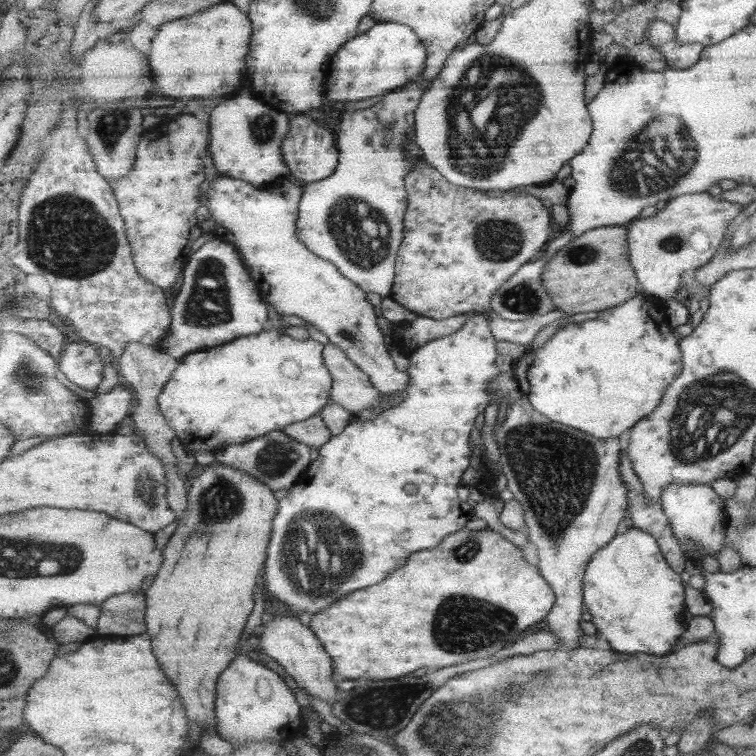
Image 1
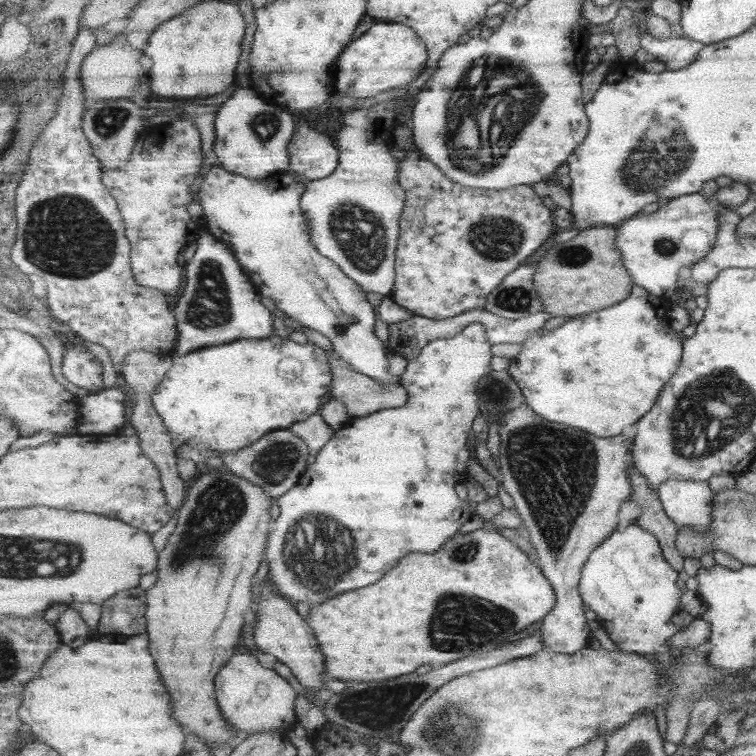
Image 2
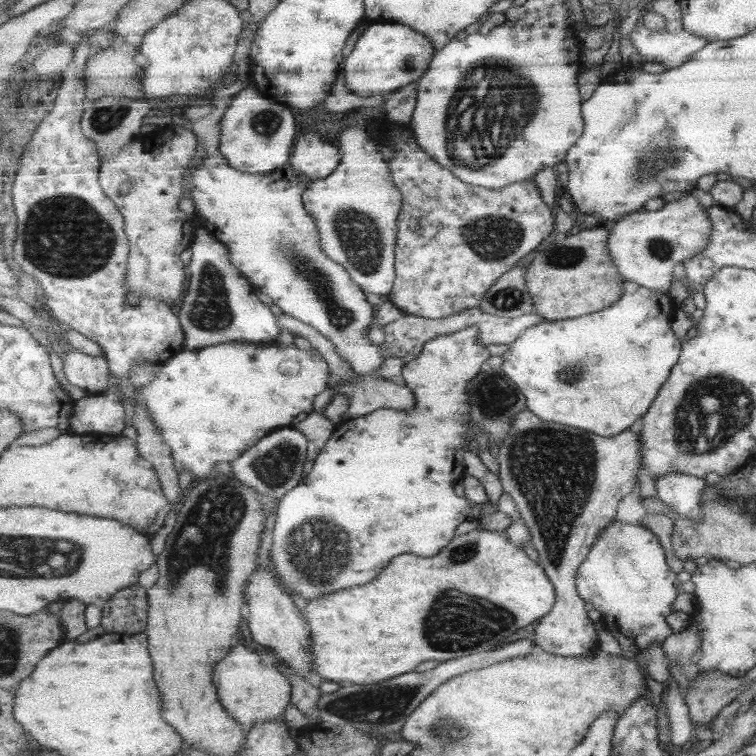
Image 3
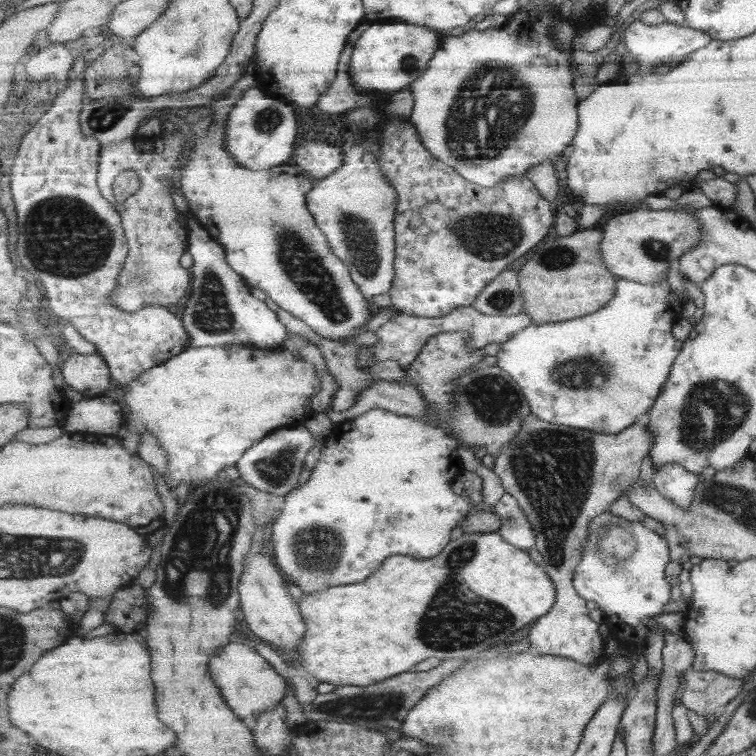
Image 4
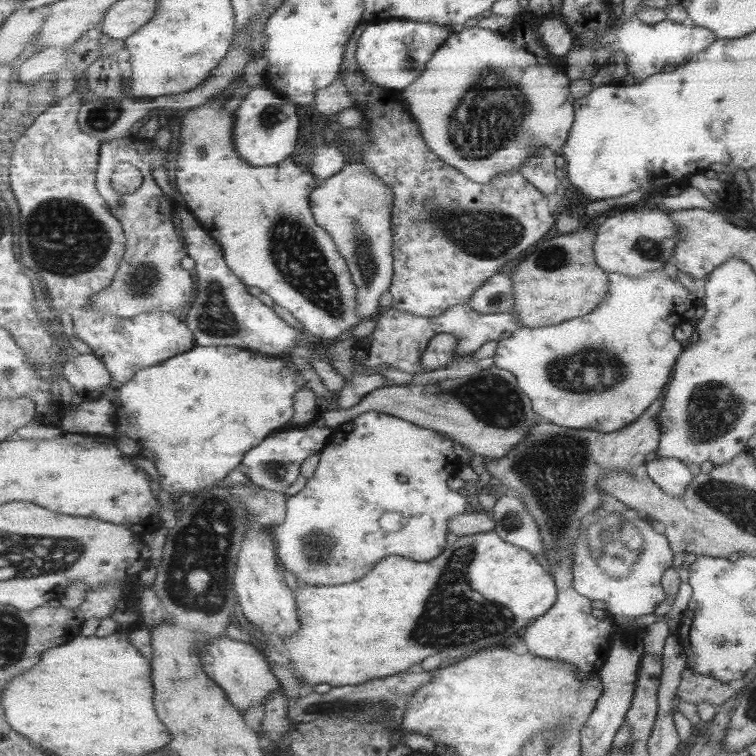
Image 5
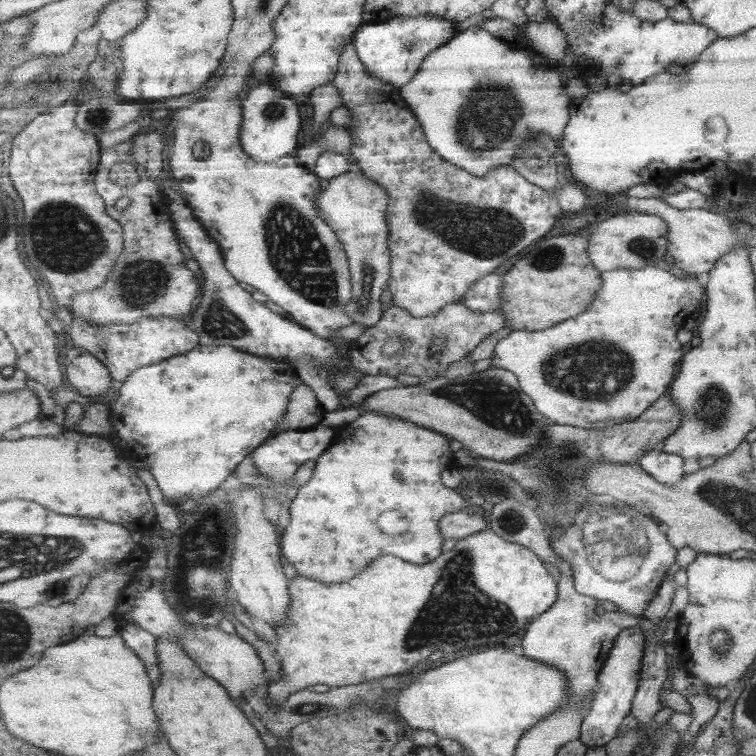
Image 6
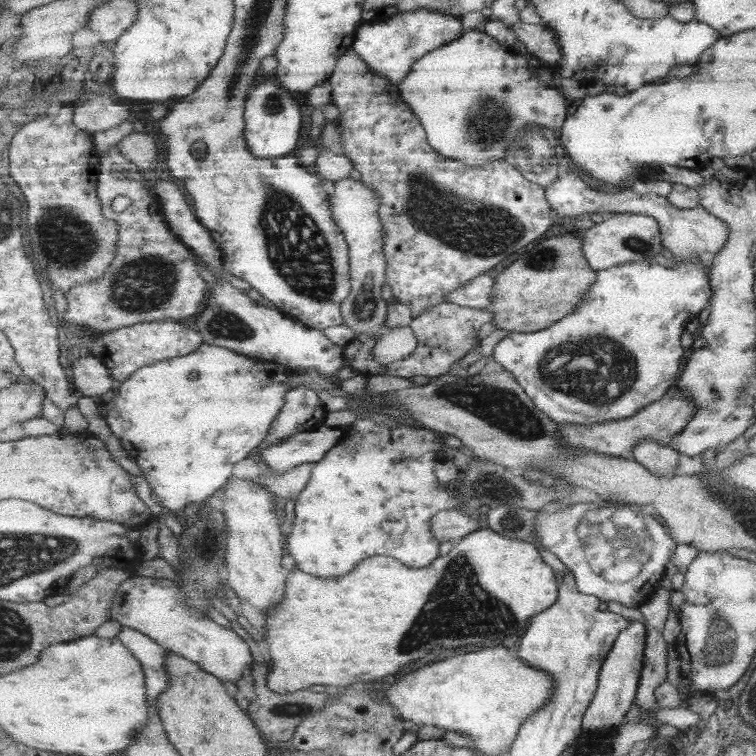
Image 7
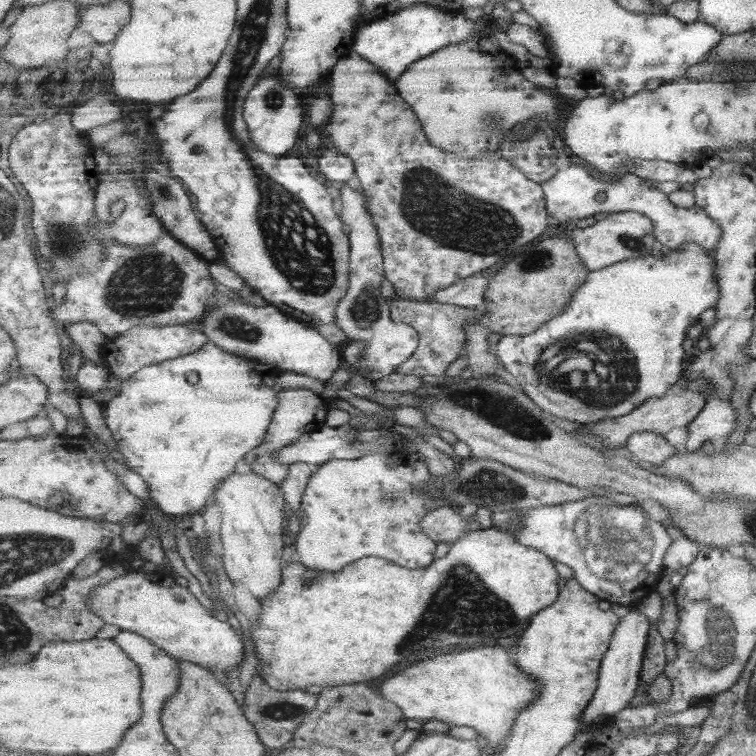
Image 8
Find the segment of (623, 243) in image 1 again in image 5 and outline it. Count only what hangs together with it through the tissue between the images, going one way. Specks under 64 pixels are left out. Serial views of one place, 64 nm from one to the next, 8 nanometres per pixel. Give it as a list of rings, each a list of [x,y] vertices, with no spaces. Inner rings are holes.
[[[585,226],[573,233],[541,240],[534,246],[535,252],[529,254],[511,276],[515,293],[512,313],[521,320],[521,326],[555,326],[585,316],[605,301],[610,290],[609,273],[597,262],[596,240],[594,226]]]

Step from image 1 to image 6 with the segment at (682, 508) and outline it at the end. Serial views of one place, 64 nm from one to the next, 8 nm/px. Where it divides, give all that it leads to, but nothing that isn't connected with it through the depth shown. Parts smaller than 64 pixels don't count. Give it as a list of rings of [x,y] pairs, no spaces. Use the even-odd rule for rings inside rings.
[[[661,446],[645,449],[638,460],[641,468],[652,475],[657,482],[666,486],[675,486],[683,475],[682,458],[677,454],[665,453]]]

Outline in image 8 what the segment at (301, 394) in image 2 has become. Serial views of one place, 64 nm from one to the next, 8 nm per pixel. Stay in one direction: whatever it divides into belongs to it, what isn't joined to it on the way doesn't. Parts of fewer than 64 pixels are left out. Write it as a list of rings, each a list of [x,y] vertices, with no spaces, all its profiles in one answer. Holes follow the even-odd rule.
[[[209,341],[205,346],[191,354],[160,362],[157,364],[145,366],[144,369],[138,370],[132,377],[121,382],[120,393],[115,394],[112,399],[105,405],[105,421],[116,440],[116,450],[123,456],[125,464],[133,472],[139,474],[149,488],[149,499],[157,509],[165,515],[169,514],[172,518],[180,517],[181,514],[193,515],[199,514],[205,510],[207,498],[214,496],[216,487],[220,486],[221,481],[225,481],[229,474],[235,473],[237,465],[243,461],[253,449],[261,446],[266,438],[272,432],[273,415],[277,410],[277,403],[280,400],[280,394],[275,385],[276,375],[281,374],[280,370],[272,367],[268,363],[259,363],[254,359],[242,357],[241,355],[225,352],[223,348]]]

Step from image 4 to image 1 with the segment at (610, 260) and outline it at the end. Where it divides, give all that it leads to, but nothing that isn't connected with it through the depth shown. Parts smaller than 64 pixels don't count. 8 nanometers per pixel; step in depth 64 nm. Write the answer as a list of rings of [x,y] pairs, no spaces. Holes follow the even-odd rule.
[[[705,193],[680,194],[669,199],[665,206],[653,216],[630,220],[623,227],[628,231],[628,256],[633,270],[636,272],[639,290],[658,299],[673,297],[679,288],[678,279],[684,270],[692,270],[701,267],[709,261],[717,247],[721,245],[721,239],[725,236],[729,223],[735,223],[741,217],[741,206],[720,198],[713,198]]]

